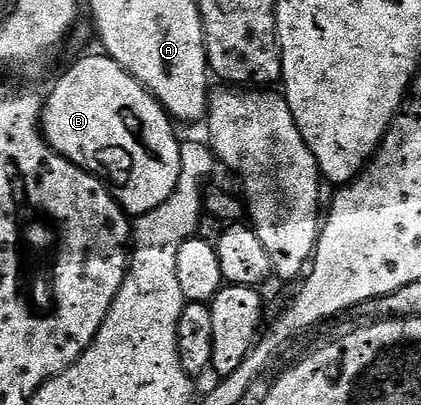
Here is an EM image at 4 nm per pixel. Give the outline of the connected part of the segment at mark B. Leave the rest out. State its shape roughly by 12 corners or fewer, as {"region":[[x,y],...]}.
{"region":[[103,53],[43,99],[48,145],[129,216],[178,184],[173,119]]}

